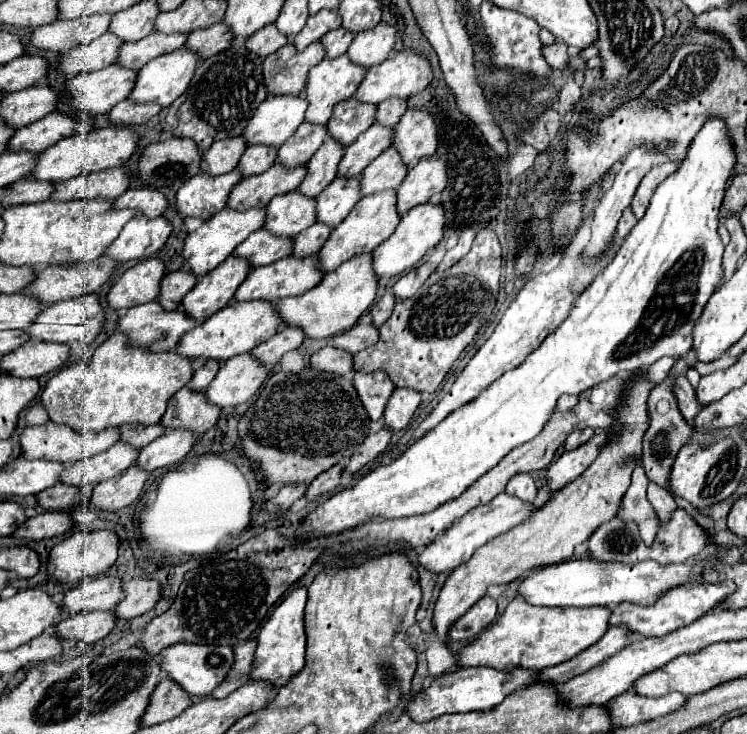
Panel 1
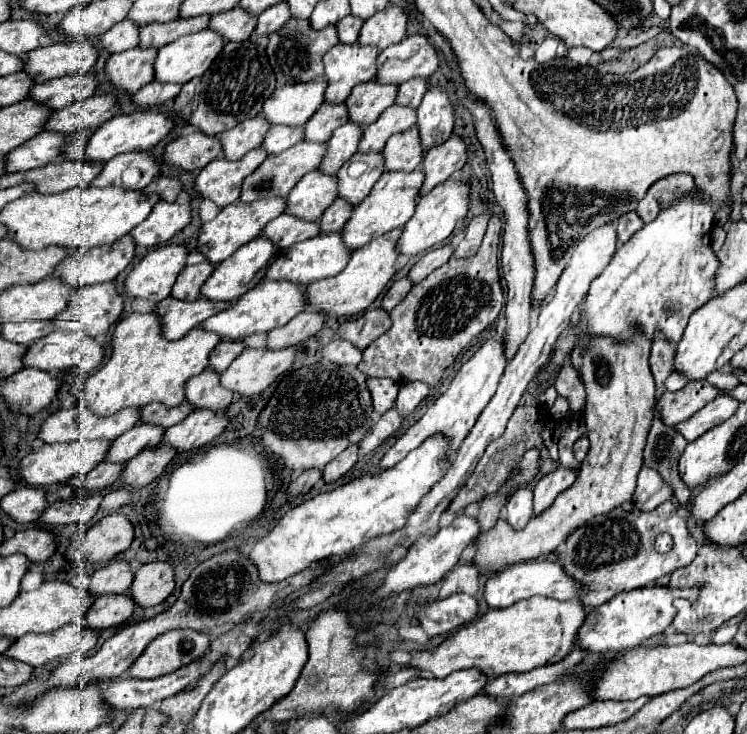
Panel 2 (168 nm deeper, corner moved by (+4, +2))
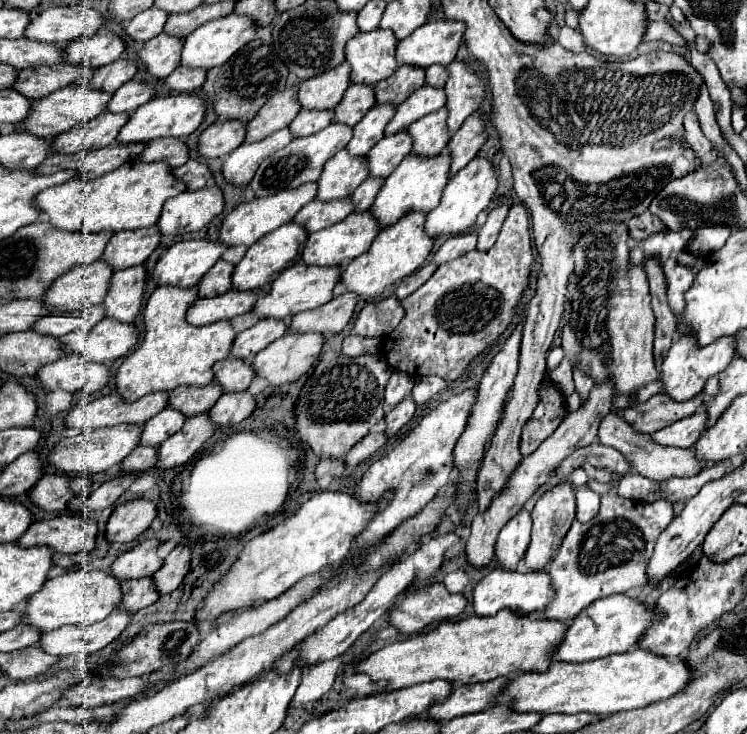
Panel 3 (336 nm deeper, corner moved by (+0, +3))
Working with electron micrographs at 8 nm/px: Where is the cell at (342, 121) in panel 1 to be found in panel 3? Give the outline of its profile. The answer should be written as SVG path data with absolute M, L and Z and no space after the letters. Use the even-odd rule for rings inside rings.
M398 66L390 78L374 84L376 104L398 106L420 86L424 86L424 70L418 70L416 66Z

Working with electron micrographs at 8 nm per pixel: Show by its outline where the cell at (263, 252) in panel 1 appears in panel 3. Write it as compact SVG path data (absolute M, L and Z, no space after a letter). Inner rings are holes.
M312 200L294 216L294 222L298 226L302 226L308 234L312 234L312 232L324 230L324 228L344 220L352 210L354 210L354 206L350 204L350 200L342 200L342 202Z

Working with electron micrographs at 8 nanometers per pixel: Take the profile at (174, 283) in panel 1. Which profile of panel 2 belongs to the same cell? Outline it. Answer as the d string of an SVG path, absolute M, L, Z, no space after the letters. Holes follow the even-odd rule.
M208 261L184 267L184 271L178 275L178 281L176 281L174 289L172 289L172 297L182 299L182 301L198 299L200 297L200 287L212 275L214 269L216 269L216 265L212 265Z

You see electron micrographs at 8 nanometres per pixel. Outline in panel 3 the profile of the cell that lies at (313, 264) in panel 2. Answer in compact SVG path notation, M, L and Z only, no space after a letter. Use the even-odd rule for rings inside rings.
M354 212L346 220L334 224L330 228L324 228L320 232L310 234L306 240L304 252L302 252L302 262L306 262L308 266L344 266L370 248L378 230L380 228L374 222L374 218L370 216L370 212L362 212L362 214Z

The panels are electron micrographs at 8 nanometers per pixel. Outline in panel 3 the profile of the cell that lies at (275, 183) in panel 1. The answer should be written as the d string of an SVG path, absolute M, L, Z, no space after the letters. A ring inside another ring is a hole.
M330 124L324 130L316 132L314 136L294 138L288 146L274 152L270 158L266 158L258 166L258 170L250 182L250 188L254 190L256 196L270 196L270 194L276 194L280 190L296 188L296 186L308 184L308 182L316 182L318 174L322 172L324 162L330 160L342 148L346 148L350 138L352 138L352 128L350 126L338 126L338 124Z

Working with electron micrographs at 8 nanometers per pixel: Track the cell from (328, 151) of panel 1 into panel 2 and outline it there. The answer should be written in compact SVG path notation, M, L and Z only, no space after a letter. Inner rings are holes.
M346 123L338 127L328 141L328 153L322 159L318 171L324 171L328 175L336 175L338 169L358 151L358 143L362 139L362 127L358 123Z

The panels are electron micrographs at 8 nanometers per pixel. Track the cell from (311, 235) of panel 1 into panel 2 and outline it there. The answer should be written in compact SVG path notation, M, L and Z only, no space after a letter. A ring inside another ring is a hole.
M338 197L338 199L328 207L328 211L320 217L322 231L326 231L326 233L328 233L328 231L340 231L340 229L346 225L346 221L350 219L352 209L354 209L352 203L346 203L342 197Z

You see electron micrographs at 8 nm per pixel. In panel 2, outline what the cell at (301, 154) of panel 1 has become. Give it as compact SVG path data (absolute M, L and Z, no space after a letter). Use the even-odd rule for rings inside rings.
M322 103L312 119L306 123L306 141L324 143L330 139L334 129L348 121L350 117L346 115L346 103Z

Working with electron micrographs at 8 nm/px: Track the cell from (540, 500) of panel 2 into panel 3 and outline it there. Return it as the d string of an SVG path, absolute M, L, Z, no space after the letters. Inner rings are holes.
M558 482L556 486L552 486L550 490L546 490L534 510L532 510L532 540L530 546L526 550L526 566L528 570L544 570L544 564L548 558L554 556L554 552L558 550L558 546L562 544L562 538L566 536L566 530L570 528L572 520L576 514L576 500L574 500L574 488L570 482Z

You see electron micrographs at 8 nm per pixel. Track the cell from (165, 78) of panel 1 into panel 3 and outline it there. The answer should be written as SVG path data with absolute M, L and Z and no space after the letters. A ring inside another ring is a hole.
M228 14L224 18L212 20L202 24L200 28L196 28L192 34L188 34L184 38L184 46L182 46L182 56L180 56L180 66L186 68L202 68L202 70L210 70L214 66L222 66L224 62L228 62L246 42L250 42L256 34L256 26L250 18L246 16L236 16L236 14Z

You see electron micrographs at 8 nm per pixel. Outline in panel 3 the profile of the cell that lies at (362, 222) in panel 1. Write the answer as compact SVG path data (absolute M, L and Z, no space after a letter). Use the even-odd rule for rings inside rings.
M446 150L434 158L418 158L416 154L408 154L400 162L400 166L384 180L374 204L370 206L370 214L374 216L378 226L380 228L392 226L408 212L428 214L432 208L436 208L442 196L442 188L448 182L448 166L450 166L450 156L446 154Z

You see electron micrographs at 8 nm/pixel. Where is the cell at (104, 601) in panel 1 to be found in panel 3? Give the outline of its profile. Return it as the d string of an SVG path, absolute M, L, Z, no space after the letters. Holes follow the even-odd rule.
M142 540L132 550L120 554L112 564L112 576L120 582L150 578L162 566L162 560L156 556L158 546L160 546L158 540Z

